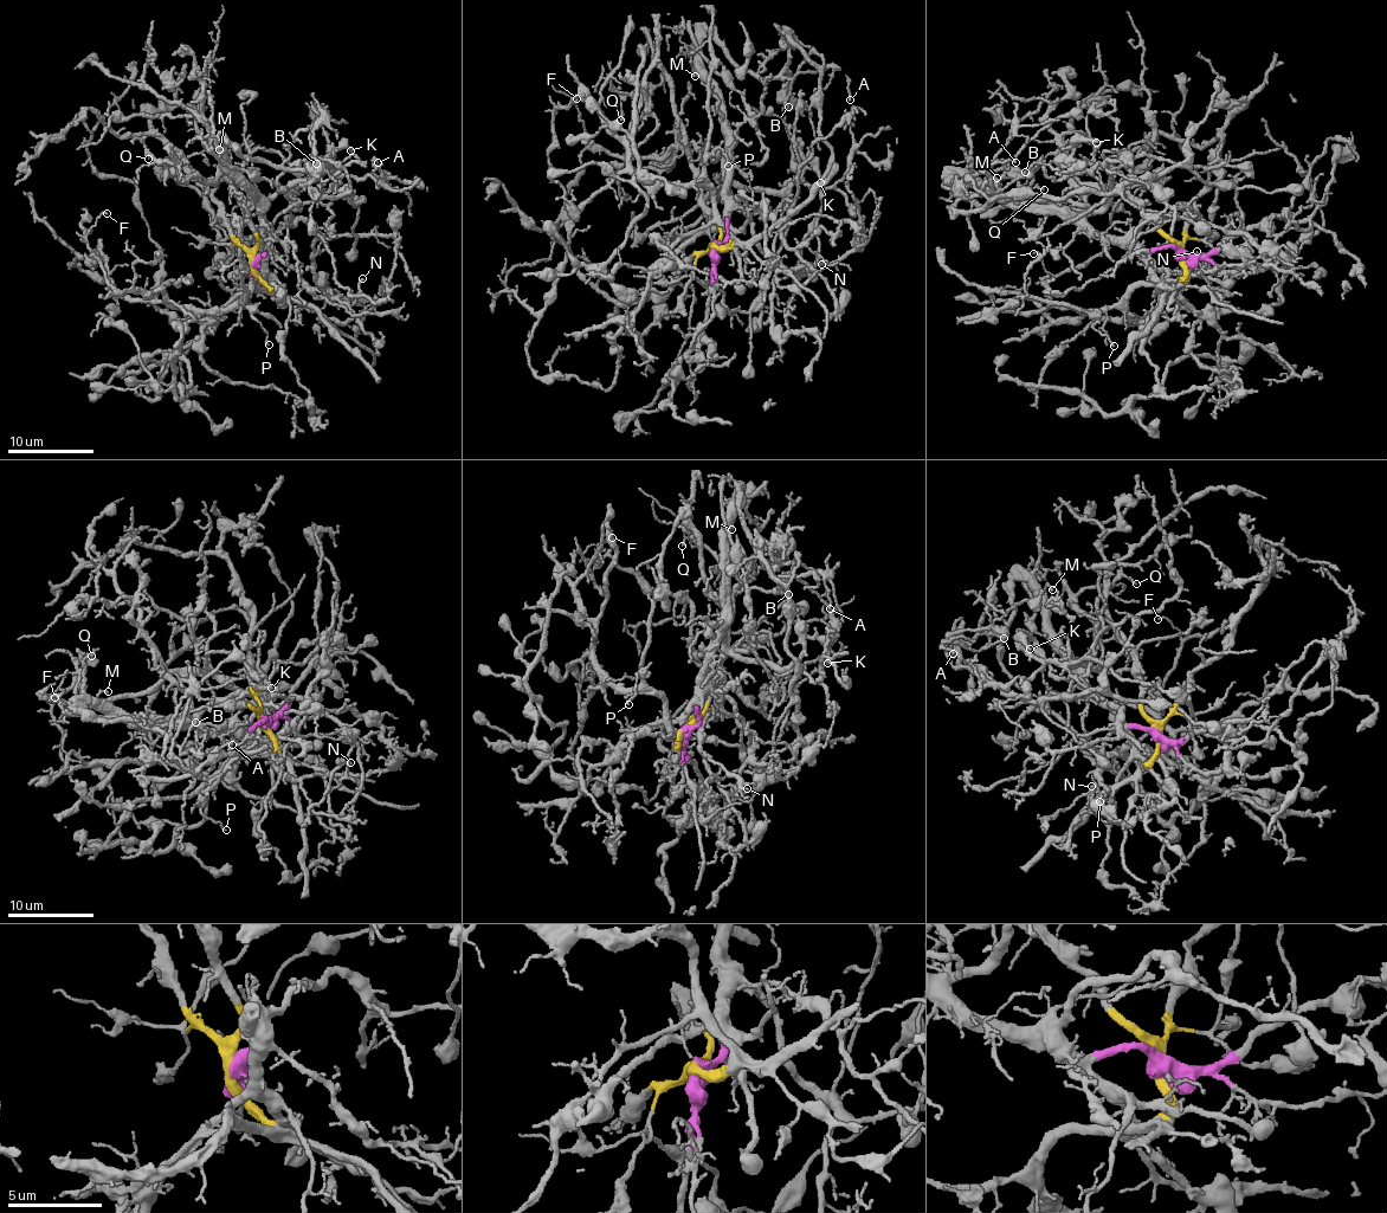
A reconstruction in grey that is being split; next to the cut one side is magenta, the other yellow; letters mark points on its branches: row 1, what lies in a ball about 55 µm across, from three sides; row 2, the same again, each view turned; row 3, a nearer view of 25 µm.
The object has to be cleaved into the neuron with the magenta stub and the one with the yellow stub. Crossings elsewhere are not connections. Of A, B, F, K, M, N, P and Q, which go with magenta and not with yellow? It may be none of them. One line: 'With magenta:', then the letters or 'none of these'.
With magenta: A, B, K, M, N

